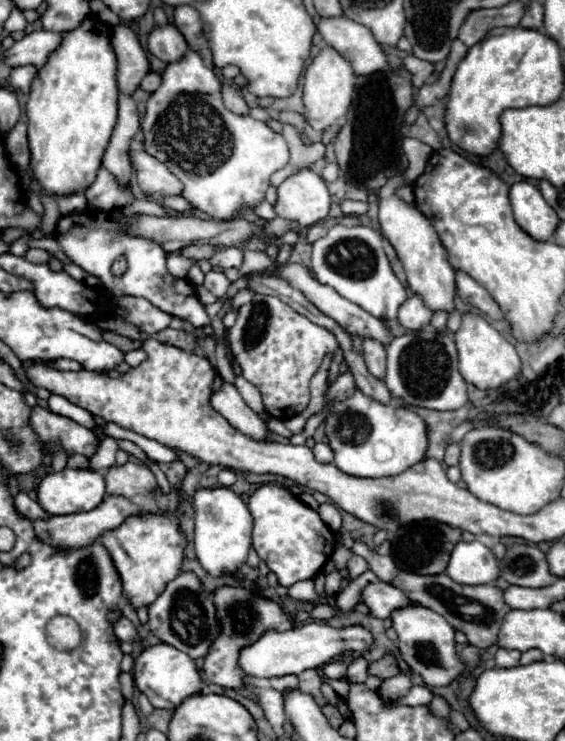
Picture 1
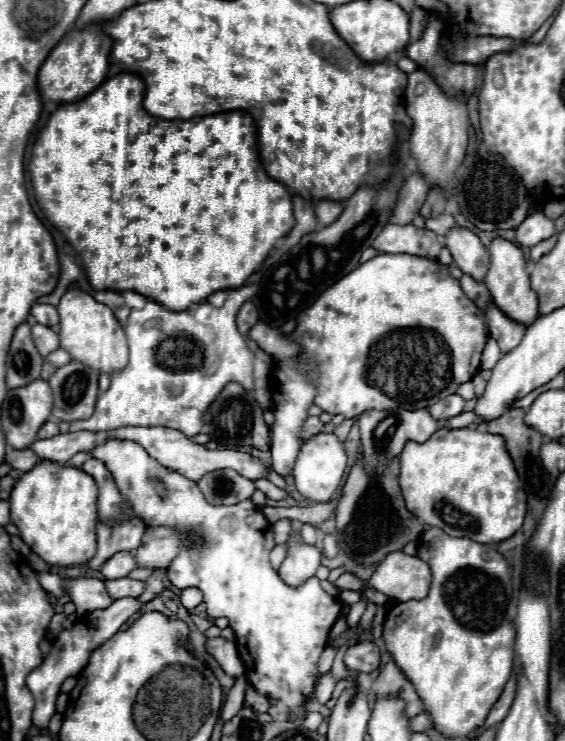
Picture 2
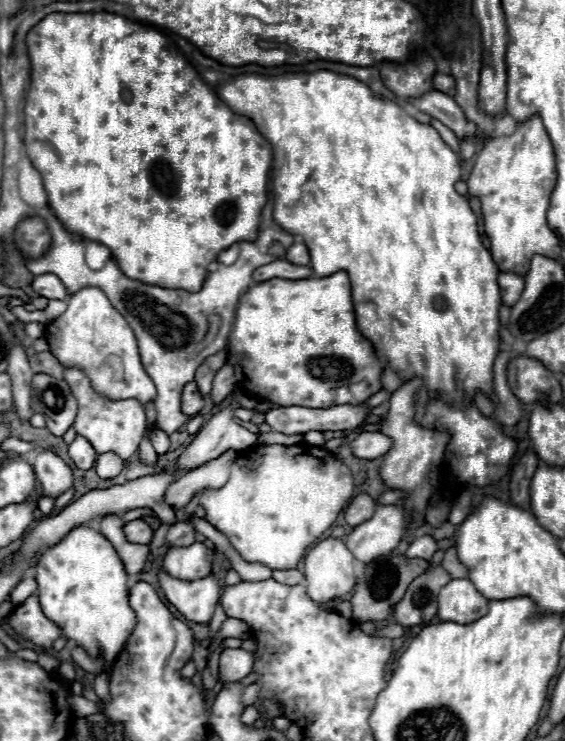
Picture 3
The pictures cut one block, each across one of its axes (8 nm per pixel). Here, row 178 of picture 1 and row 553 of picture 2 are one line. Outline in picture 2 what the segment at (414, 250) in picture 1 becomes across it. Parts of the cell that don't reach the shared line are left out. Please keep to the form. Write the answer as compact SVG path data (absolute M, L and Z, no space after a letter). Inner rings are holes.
M404 552L388 554L366 580L378 592L406 602L406 598L426 598L430 590L430 566Z

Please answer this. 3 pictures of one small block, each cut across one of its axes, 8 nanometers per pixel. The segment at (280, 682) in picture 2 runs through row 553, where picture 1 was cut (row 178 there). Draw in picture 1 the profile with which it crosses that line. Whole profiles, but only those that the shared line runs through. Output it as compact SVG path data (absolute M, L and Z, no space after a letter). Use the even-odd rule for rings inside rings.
M192 50L182 62L168 64L166 72L162 74L160 88L152 92L150 100L146 102L142 132L144 152L166 164L166 168L184 184L184 198L194 208L216 220L228 220L240 204L256 206L270 186L270 176L288 162L288 146L284 136L276 134L264 122L230 112L222 102L222 84L218 76L204 66L202 58Z

